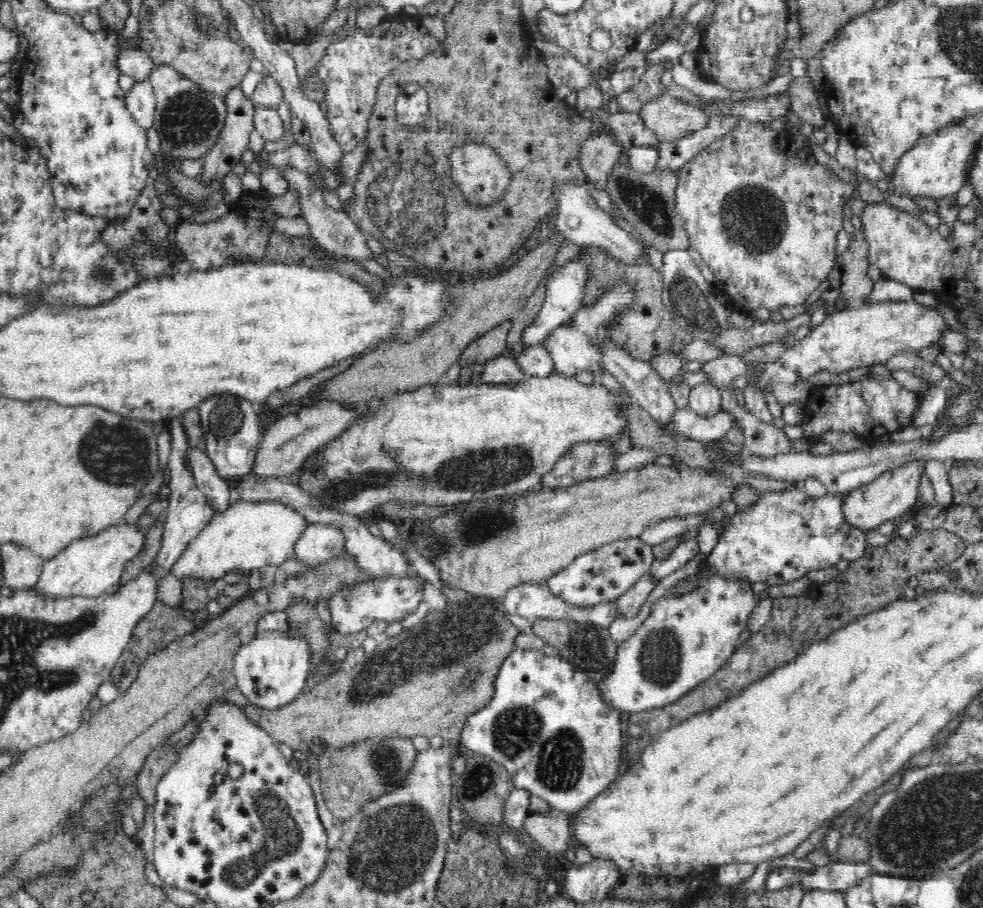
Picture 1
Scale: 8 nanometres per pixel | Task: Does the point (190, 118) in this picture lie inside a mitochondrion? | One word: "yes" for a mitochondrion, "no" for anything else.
yes

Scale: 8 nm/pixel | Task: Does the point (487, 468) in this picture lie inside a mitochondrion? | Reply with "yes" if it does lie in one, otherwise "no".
yes

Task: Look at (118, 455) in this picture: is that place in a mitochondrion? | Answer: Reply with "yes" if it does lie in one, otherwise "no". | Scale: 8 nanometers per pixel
yes

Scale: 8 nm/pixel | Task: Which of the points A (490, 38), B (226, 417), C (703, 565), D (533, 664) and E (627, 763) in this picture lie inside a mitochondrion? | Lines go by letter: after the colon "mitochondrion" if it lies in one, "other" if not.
A: other
B: mitochondrion
C: other
D: other
E: other

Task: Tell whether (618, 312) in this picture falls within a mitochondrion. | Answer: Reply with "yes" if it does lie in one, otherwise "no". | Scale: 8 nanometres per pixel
no

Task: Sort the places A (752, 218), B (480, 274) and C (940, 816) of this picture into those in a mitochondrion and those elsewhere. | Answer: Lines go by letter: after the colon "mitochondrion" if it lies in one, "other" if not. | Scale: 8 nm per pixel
A: mitochondrion
B: other
C: mitochondrion

